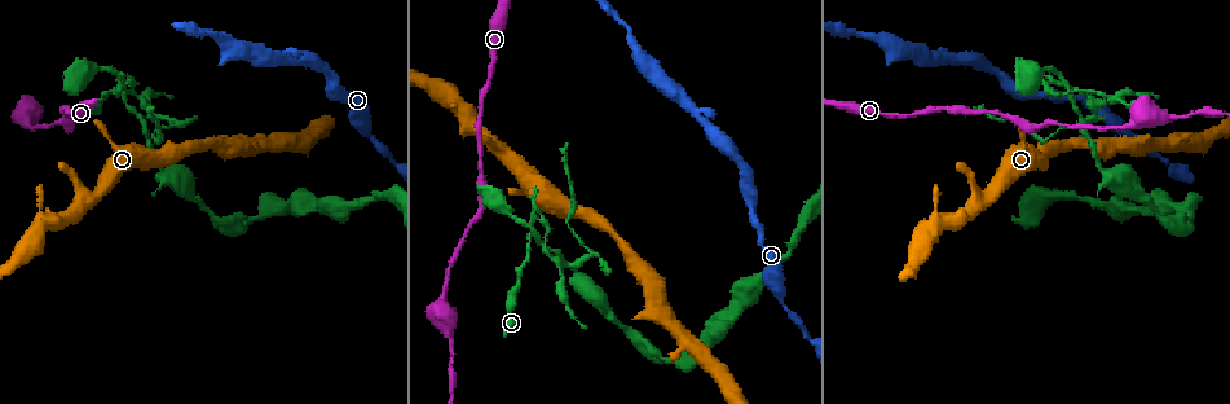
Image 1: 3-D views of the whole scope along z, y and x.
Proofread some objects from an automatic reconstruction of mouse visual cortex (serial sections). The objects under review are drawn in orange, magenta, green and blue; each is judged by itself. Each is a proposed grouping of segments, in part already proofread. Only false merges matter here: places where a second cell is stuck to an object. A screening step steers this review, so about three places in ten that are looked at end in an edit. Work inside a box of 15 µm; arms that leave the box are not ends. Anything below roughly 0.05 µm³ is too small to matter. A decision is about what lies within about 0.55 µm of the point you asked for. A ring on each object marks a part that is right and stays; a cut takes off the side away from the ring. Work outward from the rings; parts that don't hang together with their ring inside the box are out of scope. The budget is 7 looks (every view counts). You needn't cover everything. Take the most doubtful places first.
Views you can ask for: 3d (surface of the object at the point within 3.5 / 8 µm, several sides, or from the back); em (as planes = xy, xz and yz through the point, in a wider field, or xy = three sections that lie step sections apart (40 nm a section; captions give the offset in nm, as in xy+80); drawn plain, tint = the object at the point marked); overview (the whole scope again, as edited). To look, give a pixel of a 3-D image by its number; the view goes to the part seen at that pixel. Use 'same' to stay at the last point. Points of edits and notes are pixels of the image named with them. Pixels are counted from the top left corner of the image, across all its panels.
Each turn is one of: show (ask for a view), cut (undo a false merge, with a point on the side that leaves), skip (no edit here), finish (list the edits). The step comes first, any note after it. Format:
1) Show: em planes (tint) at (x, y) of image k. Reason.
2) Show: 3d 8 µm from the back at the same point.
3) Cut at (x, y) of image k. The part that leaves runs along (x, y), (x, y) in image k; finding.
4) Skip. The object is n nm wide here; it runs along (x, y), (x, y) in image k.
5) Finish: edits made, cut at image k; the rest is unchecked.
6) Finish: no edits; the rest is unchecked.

Show: 3d 3.5 µm at (535, 238) of image 1. Narrows sharply.

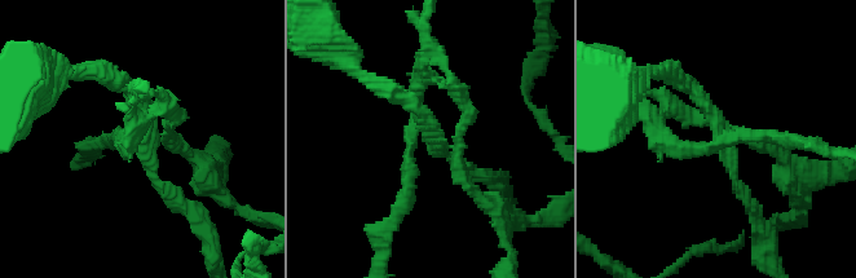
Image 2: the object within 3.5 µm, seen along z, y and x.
Show: em xy step 5 (tint) at (712, 147) of image 2. Shape alone is not enough.

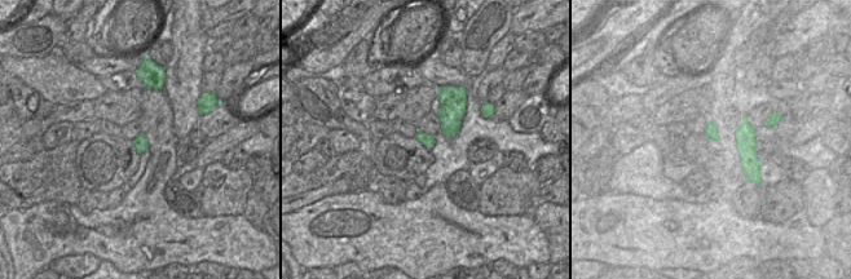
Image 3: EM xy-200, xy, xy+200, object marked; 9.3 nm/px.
Show: em xy step 2 (tint) at the same point.

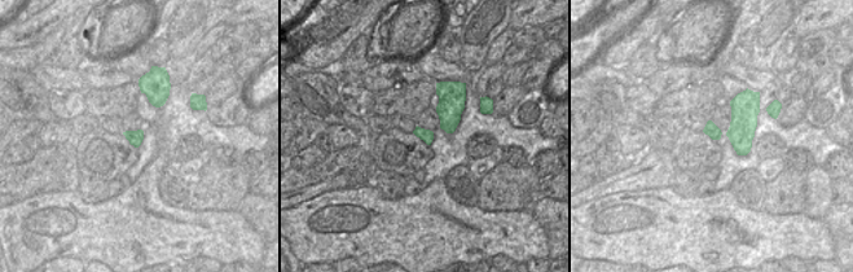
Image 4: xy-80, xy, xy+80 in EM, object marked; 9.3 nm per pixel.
Skip. It runs along (400, 210), (415, 133), (467, 167) in image 2; one cell here.

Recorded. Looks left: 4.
Show: 3d 3.5 µm at (179, 124) of image 1. Abrupt turn.

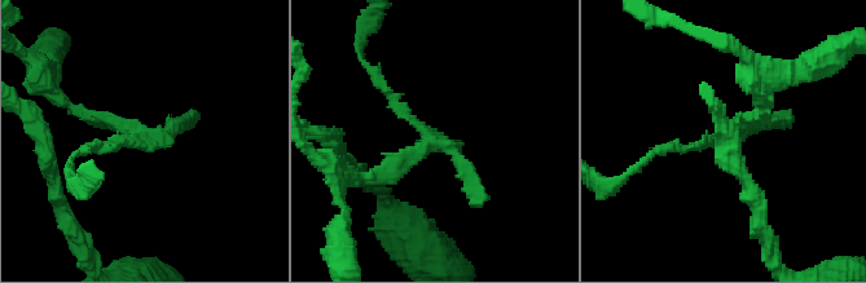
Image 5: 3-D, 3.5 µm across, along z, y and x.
Skip. It runs along (764, 111), (697, 147), (660, 147) in image 5; continuous, no second cell.

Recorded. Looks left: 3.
Show: 3d 3.5 µm at (1135, 124) of image 1.

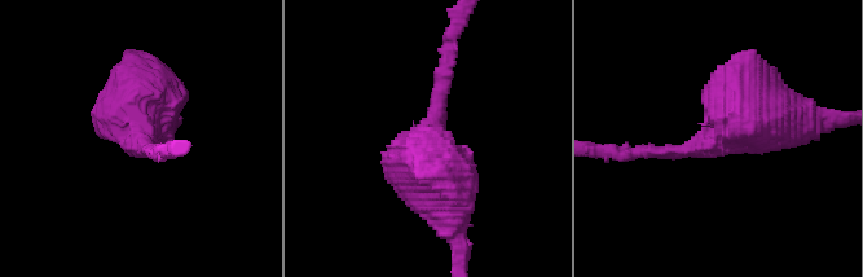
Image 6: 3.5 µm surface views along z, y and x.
Show: em xy step 2 (tint) at (727, 134) of image 6.

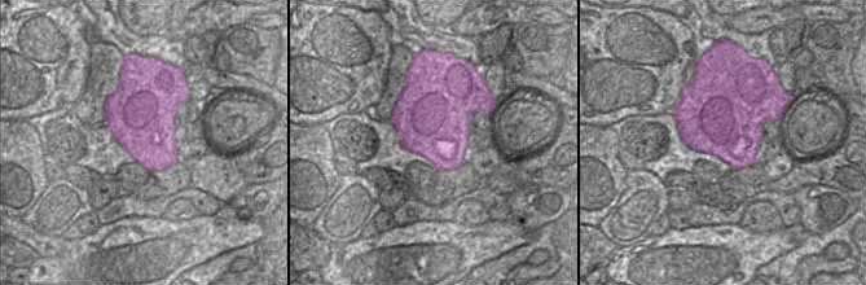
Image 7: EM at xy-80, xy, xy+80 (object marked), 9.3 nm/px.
Skip. It runs along (673, 150), (743, 118), (826, 118) in image 6; one cell here.

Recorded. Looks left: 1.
Finish: no edits; the rest is unchecked.

